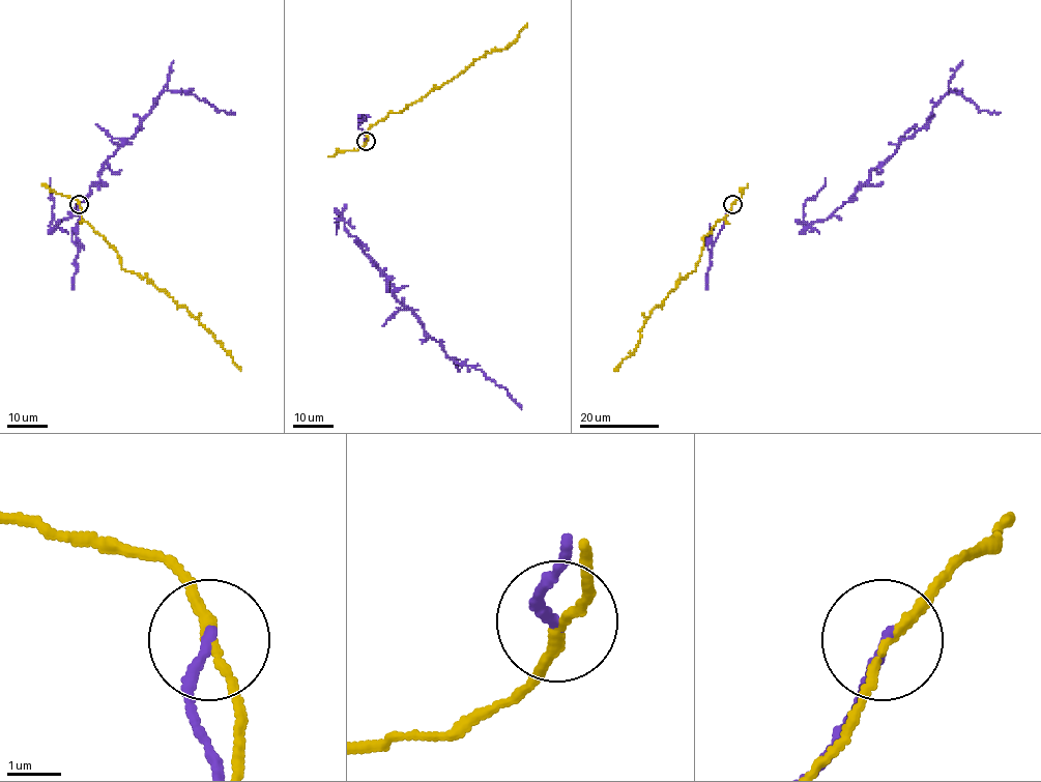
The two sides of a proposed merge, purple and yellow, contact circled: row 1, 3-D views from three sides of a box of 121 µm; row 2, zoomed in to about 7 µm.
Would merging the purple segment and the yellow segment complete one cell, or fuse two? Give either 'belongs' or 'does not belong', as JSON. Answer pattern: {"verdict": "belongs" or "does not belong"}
{"verdict": "does not belong"}

